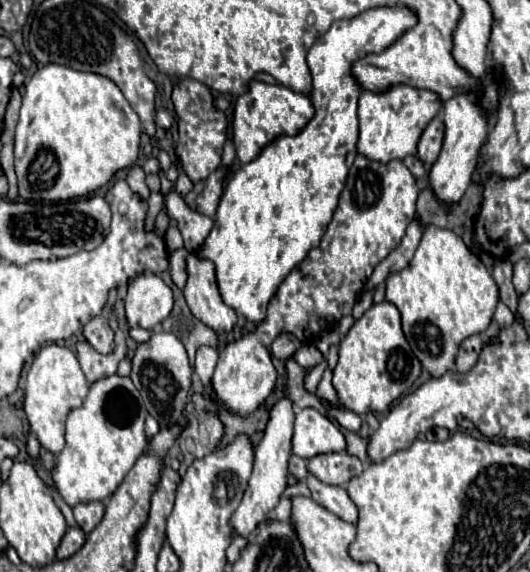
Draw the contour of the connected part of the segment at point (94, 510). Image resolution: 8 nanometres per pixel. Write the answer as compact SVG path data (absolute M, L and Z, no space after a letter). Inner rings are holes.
M90 501L90 503L82 503L74 507L74 519L76 525L88 535L102 519L104 515L104 505L100 501Z

